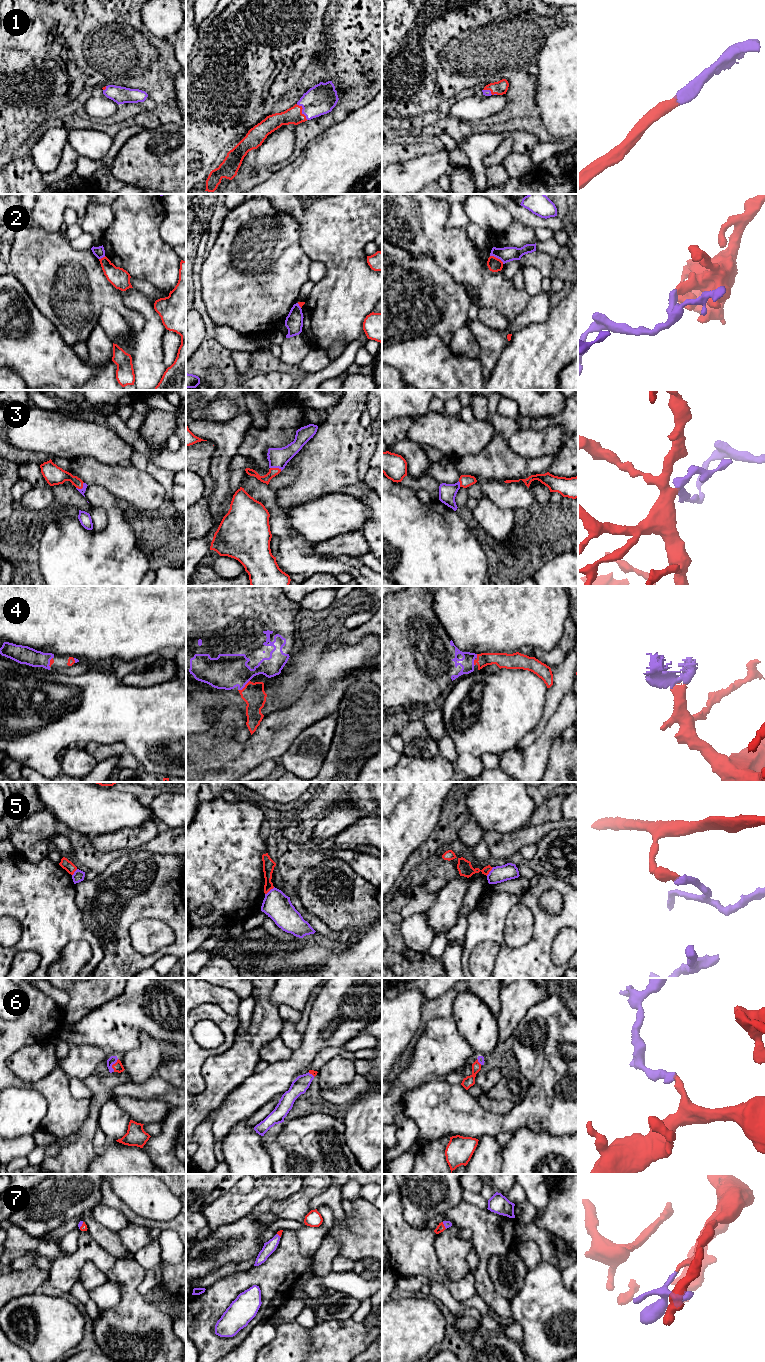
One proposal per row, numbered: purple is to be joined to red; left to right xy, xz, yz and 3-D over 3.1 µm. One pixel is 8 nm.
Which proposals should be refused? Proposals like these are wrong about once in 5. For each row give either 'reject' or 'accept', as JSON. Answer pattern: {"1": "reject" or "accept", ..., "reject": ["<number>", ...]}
{"1": "accept", "2": "reject", "3": "accept", "4": "accept", "5": "reject", "6": "accept", "7": "accept", "reject": ["2", "5"]}

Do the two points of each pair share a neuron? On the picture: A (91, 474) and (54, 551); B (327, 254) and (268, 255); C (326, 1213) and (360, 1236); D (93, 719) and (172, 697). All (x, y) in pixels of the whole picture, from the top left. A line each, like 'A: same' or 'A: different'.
A: different
B: different
C: different
D: same

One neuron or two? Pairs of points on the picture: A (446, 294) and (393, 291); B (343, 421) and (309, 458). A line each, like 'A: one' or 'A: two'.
A: one
B: one

